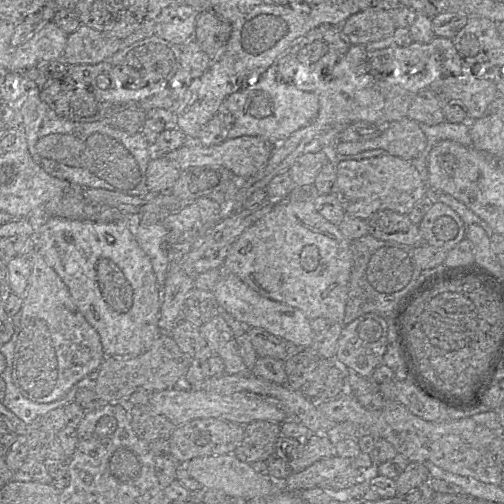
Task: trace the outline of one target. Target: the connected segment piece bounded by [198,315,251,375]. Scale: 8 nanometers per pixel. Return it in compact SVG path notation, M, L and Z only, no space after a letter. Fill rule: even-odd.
M221 315L200 326L199 332L212 351L223 360L225 374L251 374L238 352L236 336Z

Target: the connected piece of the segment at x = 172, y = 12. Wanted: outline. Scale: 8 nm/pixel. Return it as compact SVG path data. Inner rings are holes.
M186 3L169 6L158 16L155 33L173 45L183 46L194 39L198 15Z

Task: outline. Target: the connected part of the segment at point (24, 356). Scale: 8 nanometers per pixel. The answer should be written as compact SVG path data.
M34 250L29 257L32 273L17 327L12 380L20 393L35 403L63 399L80 380L98 371L106 358L97 331L75 305L60 276Z

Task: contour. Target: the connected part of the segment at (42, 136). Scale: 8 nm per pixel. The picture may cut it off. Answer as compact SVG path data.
M30 88L17 105L20 126L23 127L27 146L32 159L50 176L67 181L71 186L103 189L127 196L150 197L146 171L154 157L154 147L146 141L141 133L130 134L106 121L76 123L60 118L40 98L39 88Z

